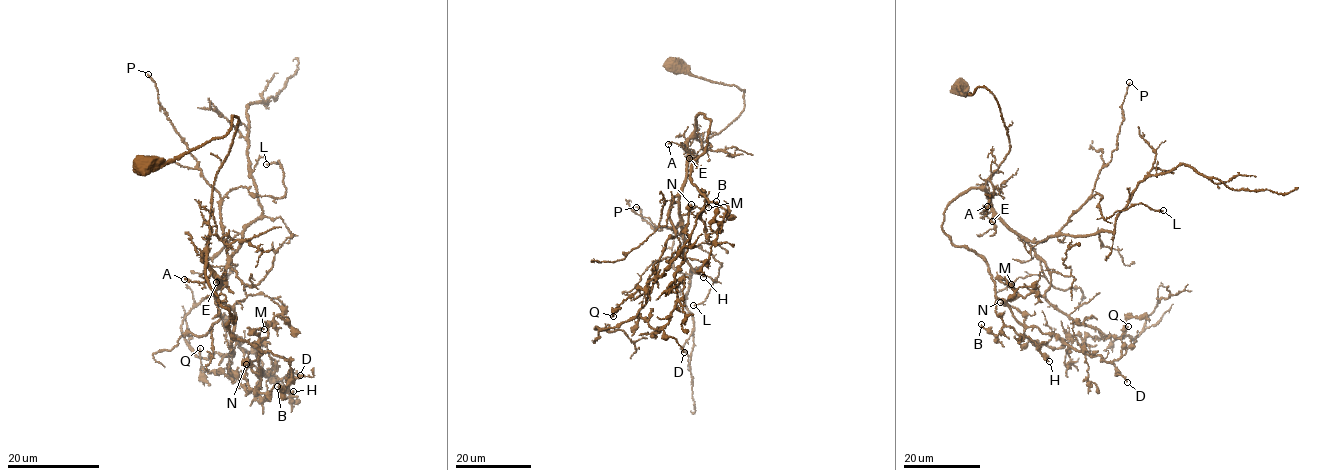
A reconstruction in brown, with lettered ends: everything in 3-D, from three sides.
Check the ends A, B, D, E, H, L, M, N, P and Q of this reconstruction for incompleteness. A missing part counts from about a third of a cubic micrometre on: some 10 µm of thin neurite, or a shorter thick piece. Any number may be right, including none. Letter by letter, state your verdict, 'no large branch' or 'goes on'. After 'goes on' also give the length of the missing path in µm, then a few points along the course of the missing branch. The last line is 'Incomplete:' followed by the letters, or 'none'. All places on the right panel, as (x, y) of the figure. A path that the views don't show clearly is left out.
A: no large branch
B: goes on; about 6 µm are missing
D: no large branch
E: no large branch
H: no large branch
L: goes on; about 20 µm are missing; missing branch runs (1163, 210), (1180, 207), (1199, 221), (1205, 231), (1221, 233)
M: no large branch
N: no large branch
P: no large branch
Q: no large branch
Incomplete: B, L

